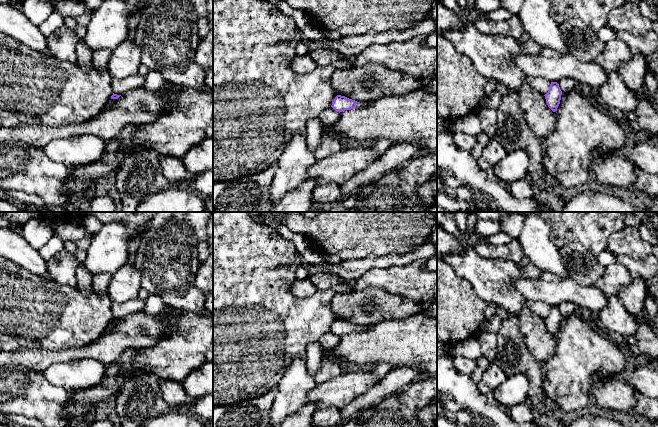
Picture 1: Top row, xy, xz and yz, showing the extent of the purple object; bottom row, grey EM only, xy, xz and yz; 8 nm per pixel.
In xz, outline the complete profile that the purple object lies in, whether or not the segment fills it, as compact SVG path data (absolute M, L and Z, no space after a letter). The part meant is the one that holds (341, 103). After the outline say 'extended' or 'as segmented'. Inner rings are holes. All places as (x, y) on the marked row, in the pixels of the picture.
M337 95L332 103L332 108L337 112L350 110L353 108L363 108L369 106L373 101L355 101L345 96Z; extended

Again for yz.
M551 82L548 92L544 95L548 107L555 112L560 104L562 91L557 82Z; as segmented

